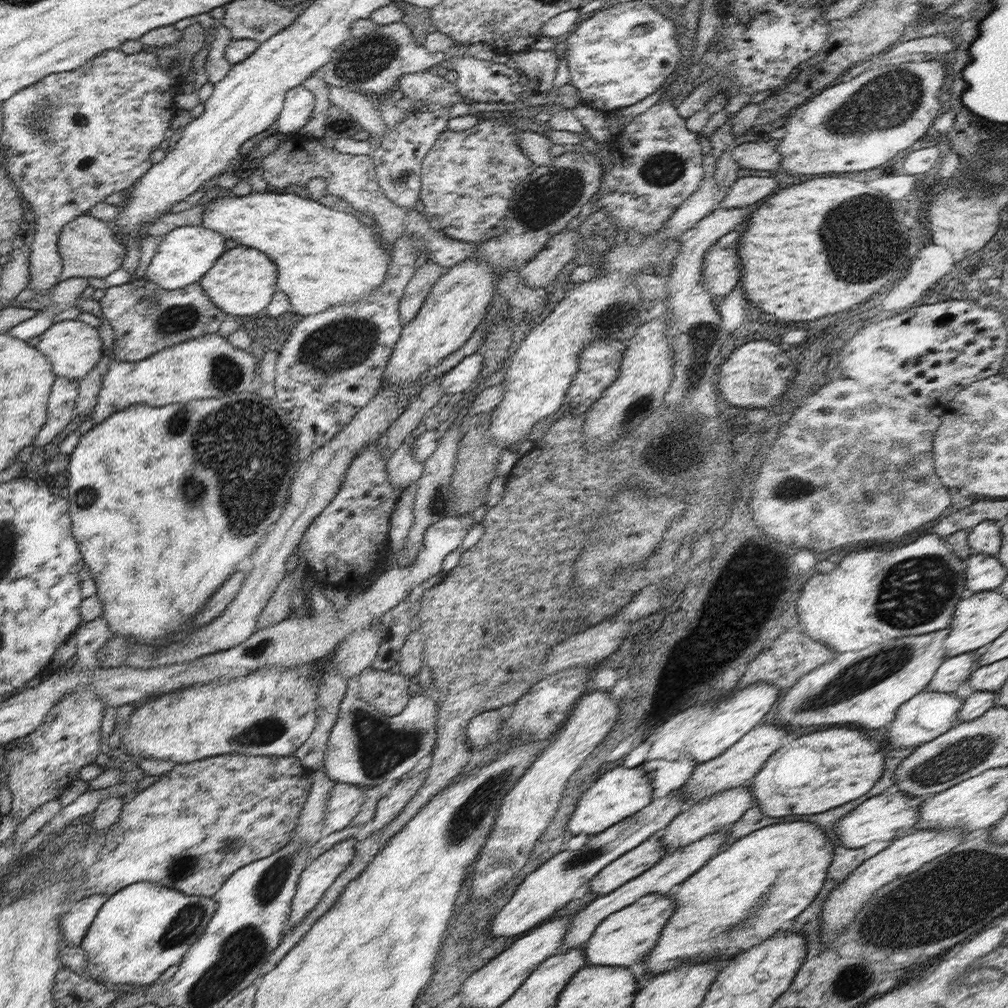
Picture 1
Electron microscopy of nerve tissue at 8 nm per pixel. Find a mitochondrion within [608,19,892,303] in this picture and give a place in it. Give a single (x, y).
(848, 251)

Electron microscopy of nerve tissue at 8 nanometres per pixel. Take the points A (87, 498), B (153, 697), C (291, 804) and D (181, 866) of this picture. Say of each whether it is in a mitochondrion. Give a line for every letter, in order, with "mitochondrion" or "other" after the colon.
A: mitochondrion
B: other
C: other
D: mitochondrion

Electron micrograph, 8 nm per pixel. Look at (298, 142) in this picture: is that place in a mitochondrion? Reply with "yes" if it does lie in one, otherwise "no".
no

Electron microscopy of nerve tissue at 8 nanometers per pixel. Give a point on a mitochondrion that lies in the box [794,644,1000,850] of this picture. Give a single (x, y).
(948, 763)

